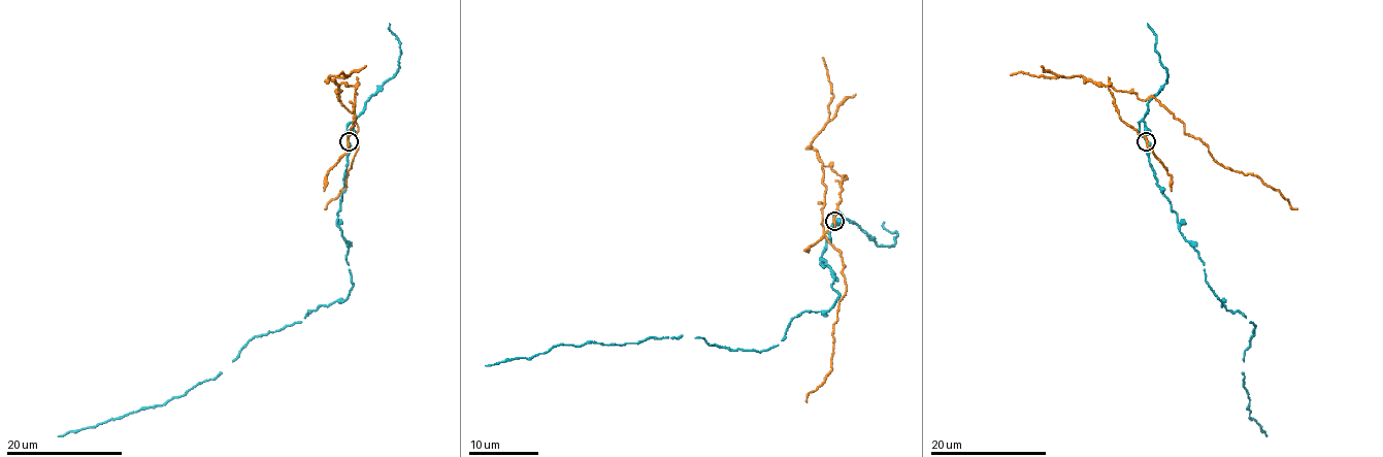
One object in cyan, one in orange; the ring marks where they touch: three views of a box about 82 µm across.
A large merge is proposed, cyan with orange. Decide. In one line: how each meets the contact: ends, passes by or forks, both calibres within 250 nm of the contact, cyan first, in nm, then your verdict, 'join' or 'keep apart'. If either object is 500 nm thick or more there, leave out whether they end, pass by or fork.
cyan forks there; orange passes by; 240 nm thick on the cyan side, 170 nm on the other; keep apart

